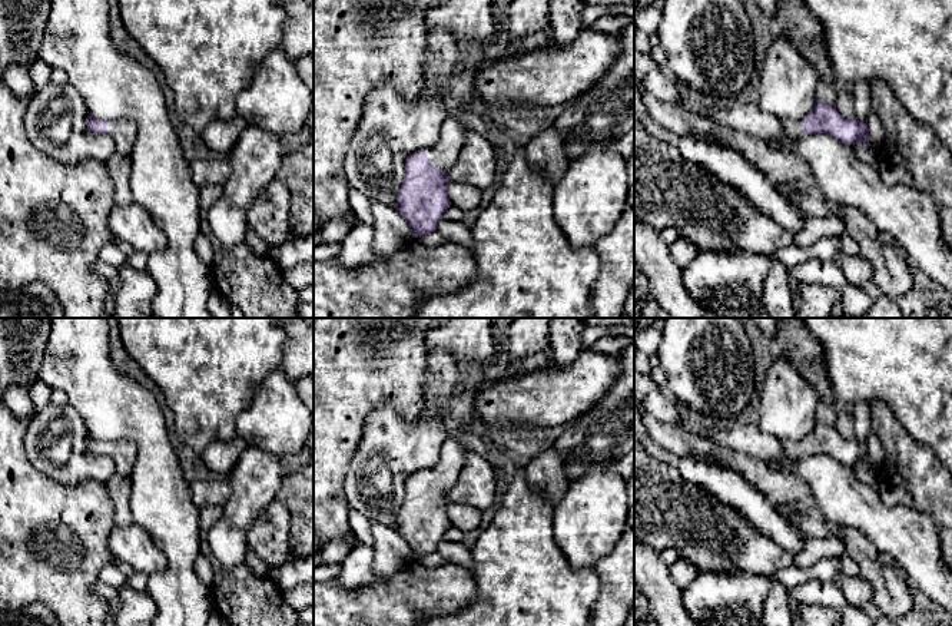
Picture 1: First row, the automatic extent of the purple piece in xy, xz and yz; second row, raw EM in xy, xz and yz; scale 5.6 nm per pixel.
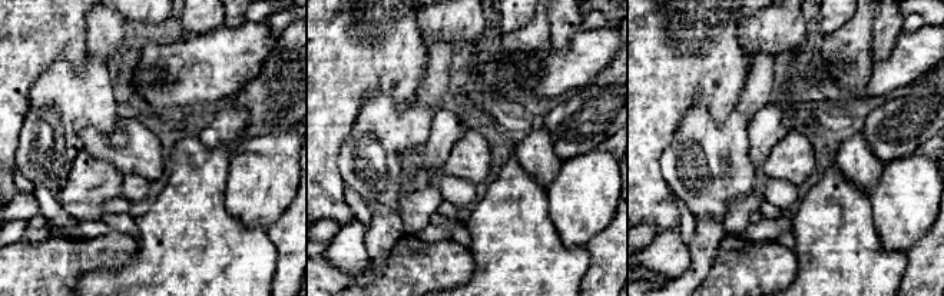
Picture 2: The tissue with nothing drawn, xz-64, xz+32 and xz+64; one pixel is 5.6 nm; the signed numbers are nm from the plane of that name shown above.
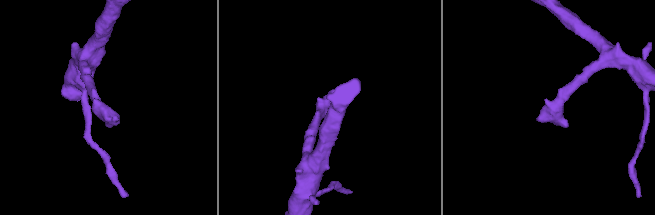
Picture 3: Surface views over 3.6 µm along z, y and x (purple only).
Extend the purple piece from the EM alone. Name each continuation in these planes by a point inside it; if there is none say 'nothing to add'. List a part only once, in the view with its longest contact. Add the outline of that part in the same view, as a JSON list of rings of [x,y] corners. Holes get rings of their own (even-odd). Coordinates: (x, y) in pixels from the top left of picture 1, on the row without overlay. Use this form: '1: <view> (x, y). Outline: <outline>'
1: xz (443, 476). Outline: [[[447,438],[441,447],[438,463],[425,470],[425,476],[432,487],[448,491],[457,481],[464,464],[467,450],[457,440]]]

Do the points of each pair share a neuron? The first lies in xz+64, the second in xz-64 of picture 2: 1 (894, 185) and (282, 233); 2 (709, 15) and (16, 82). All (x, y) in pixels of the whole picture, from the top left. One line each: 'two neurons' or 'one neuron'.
1: two neurons
2: one neuron

